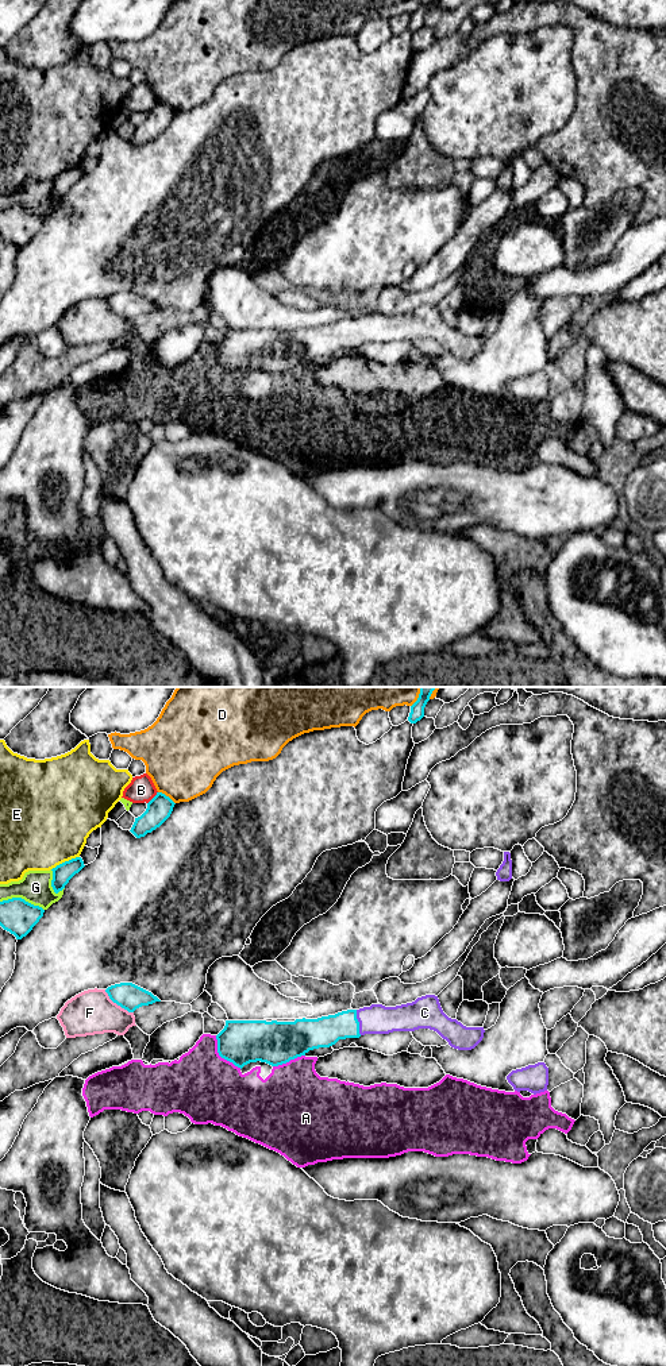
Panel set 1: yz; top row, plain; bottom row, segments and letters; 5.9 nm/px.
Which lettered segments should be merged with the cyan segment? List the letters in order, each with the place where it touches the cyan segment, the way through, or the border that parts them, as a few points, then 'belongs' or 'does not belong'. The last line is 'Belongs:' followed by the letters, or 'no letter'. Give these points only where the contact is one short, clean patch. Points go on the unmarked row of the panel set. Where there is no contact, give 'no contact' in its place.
A: meets cyan in yz at (220, 365); does not belong
B: meets cyan in yz at (153, 107); does not belong
C: meets cyan in yz at (358, 331); runs through yz (324, 340), (358, 331), (376, 328); belongs
D: meets cyan in yz at (165, 104); does not belong
E: meets cyan in yz at (65, 170); does not belong
F: meets cyan in yz at (118, 313); does not belong
G: meets cyan in yz at (22, 208); does not belong
Belongs: C

